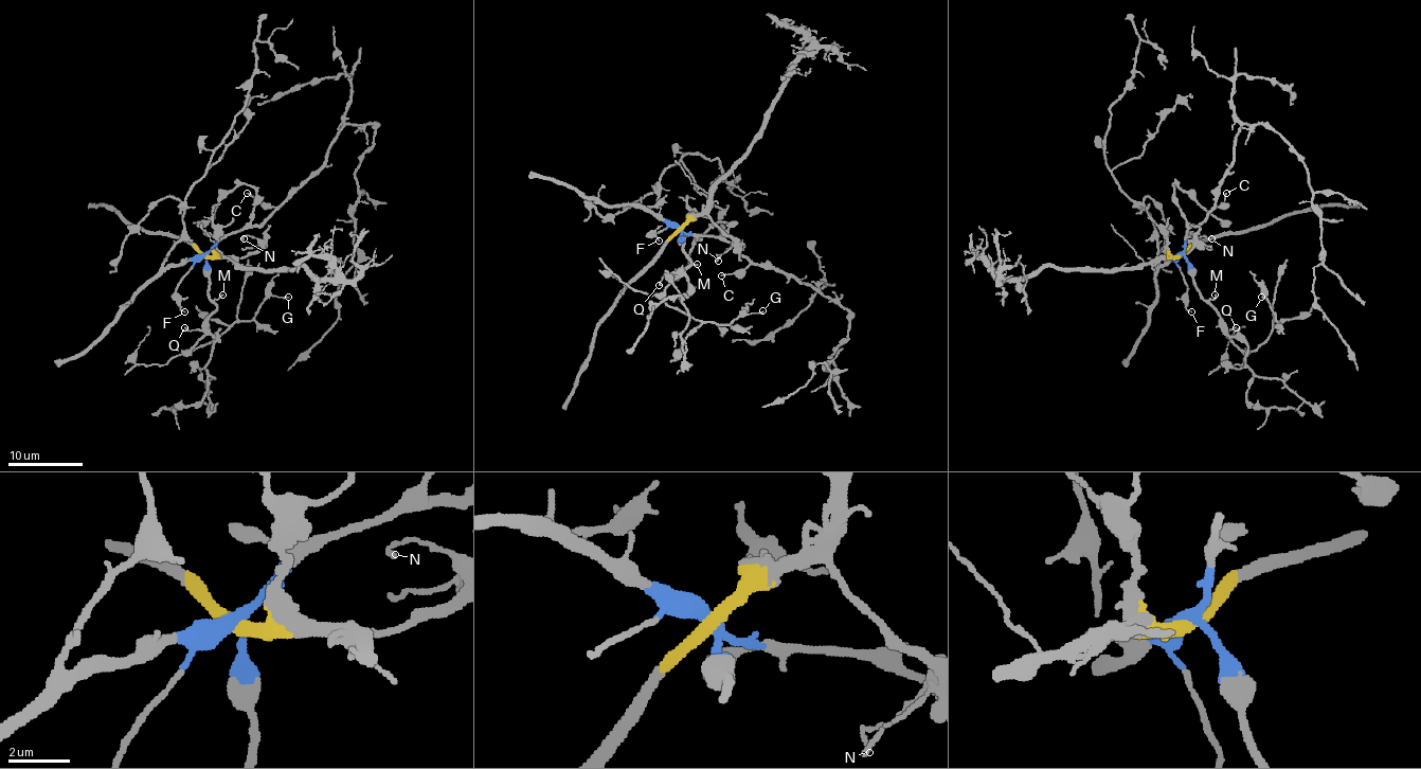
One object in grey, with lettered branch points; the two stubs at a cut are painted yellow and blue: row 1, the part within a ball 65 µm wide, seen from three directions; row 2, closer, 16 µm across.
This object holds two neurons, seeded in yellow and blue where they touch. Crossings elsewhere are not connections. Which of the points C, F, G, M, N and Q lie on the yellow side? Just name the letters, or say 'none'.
N

